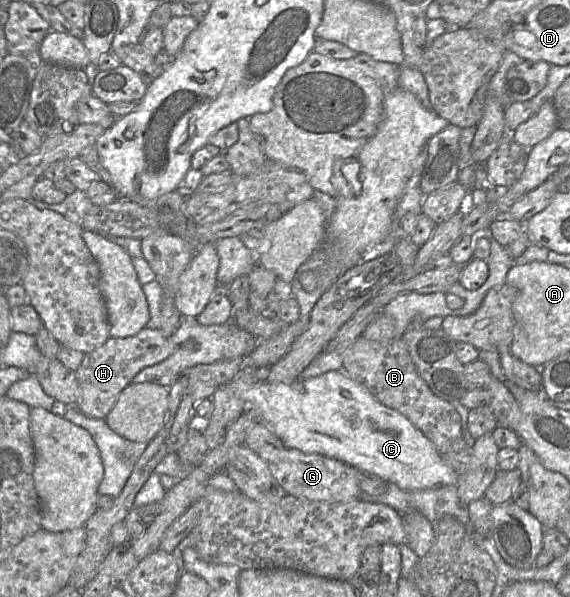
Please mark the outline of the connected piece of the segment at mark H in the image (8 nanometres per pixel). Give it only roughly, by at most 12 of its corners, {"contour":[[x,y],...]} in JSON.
{"contour":[[161,329],[109,338],[76,371],[77,409],[104,420],[143,369],[174,352]]}

